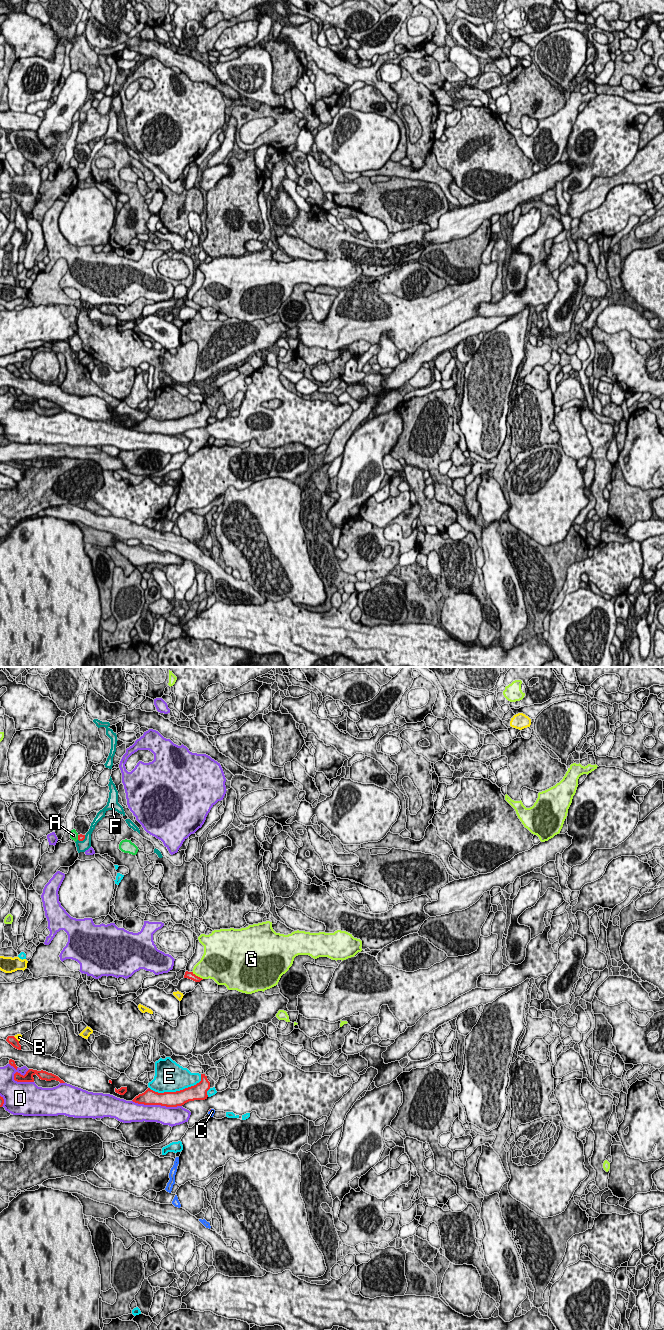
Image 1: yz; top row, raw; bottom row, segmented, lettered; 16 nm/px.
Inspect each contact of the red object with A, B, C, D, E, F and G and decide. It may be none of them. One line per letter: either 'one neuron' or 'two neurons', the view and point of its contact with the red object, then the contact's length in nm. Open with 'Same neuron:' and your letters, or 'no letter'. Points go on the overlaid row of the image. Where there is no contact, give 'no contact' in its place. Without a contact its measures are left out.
Same neuron: C
A: two neurons; meets red in yz at (78, 837); contact 80 nm long
B: two neurons; meets red in yz at (16, 1039); contact 130 nm long
C: one neuron; no contact
D: two neurons; meets red in yz at (16, 1080); contact 500 nm long
E: two neurons; meets red in yz at (177, 1091); contact 900 nm long
F: two neurons; meets red in yz at (82, 840); contact 150 nm long
G: two neurons; meets red in yz at (197, 976); contact 220 nm long

